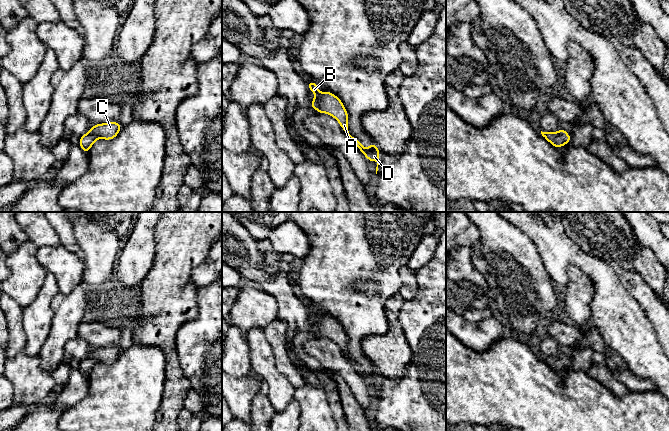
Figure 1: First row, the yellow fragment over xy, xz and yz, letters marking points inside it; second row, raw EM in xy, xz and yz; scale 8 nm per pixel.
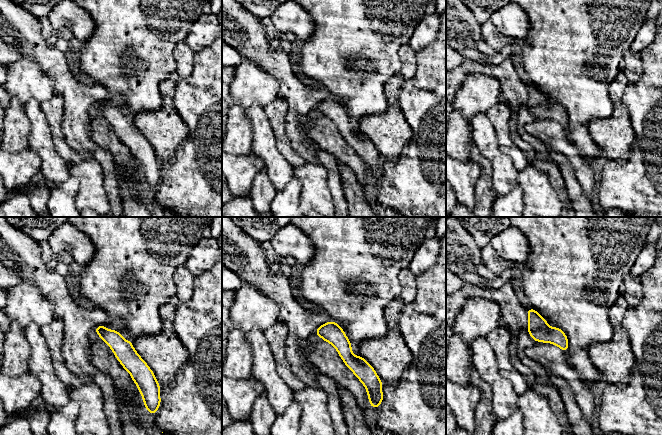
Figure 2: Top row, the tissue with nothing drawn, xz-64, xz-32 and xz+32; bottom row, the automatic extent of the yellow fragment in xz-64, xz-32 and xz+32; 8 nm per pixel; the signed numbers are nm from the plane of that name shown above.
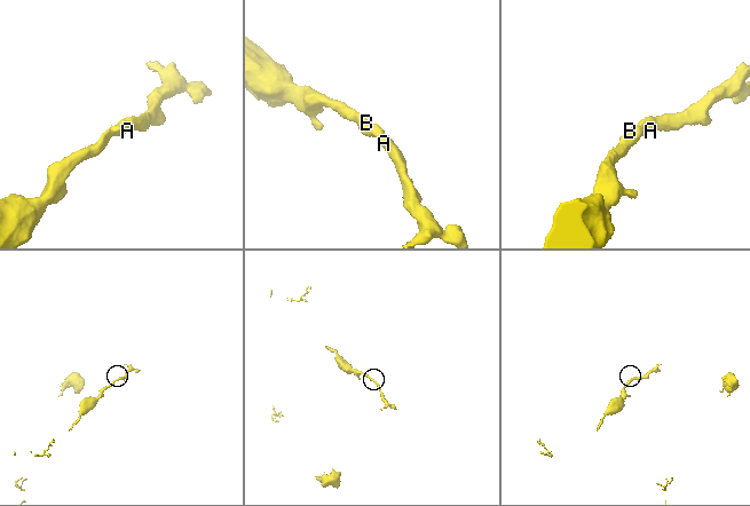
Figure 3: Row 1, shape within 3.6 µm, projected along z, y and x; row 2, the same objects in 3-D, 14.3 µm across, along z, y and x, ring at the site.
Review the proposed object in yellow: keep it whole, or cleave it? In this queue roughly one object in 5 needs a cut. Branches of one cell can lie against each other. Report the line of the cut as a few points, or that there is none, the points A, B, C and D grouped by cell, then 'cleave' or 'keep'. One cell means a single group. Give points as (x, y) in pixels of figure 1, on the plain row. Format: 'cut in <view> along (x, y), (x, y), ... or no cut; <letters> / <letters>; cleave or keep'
no cut; A B C D; keep

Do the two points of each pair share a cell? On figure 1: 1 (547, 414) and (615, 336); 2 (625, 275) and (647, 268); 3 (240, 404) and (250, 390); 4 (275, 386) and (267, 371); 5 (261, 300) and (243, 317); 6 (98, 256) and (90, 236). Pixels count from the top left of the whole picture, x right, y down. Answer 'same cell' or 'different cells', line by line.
1: different cells
2: different cells
3: same cell
4: same cell
5: same cell
6: same cell

